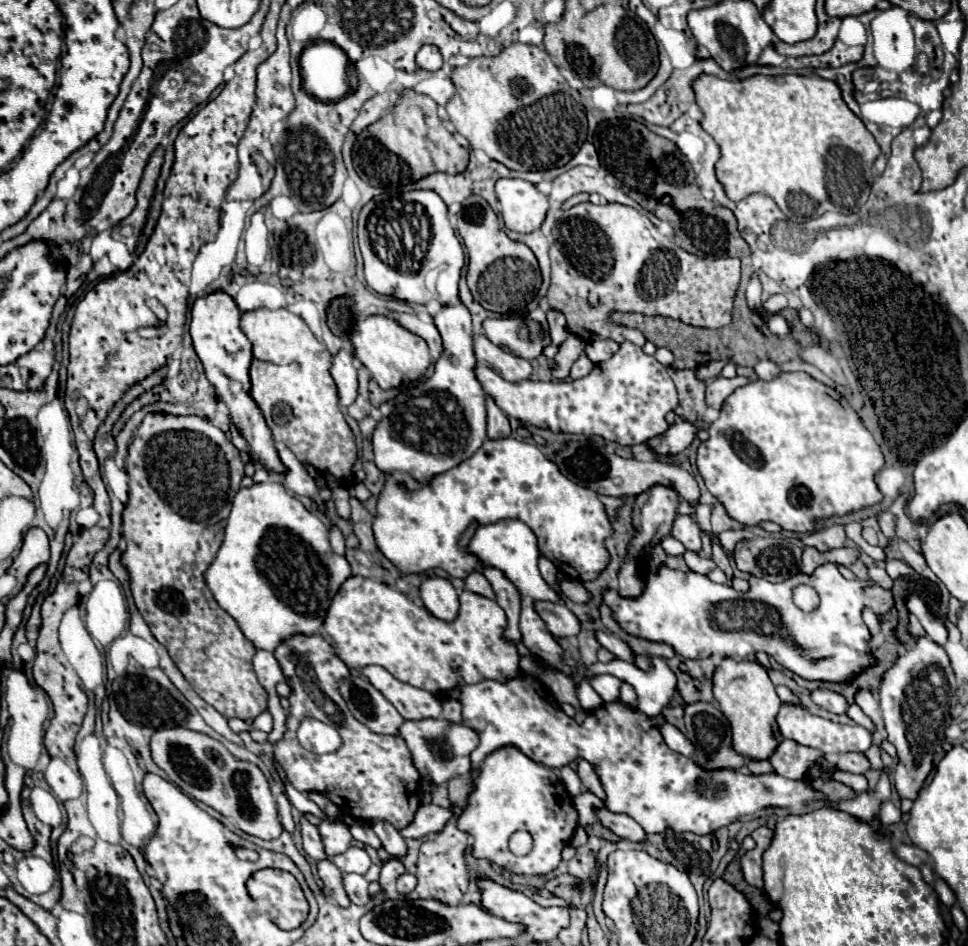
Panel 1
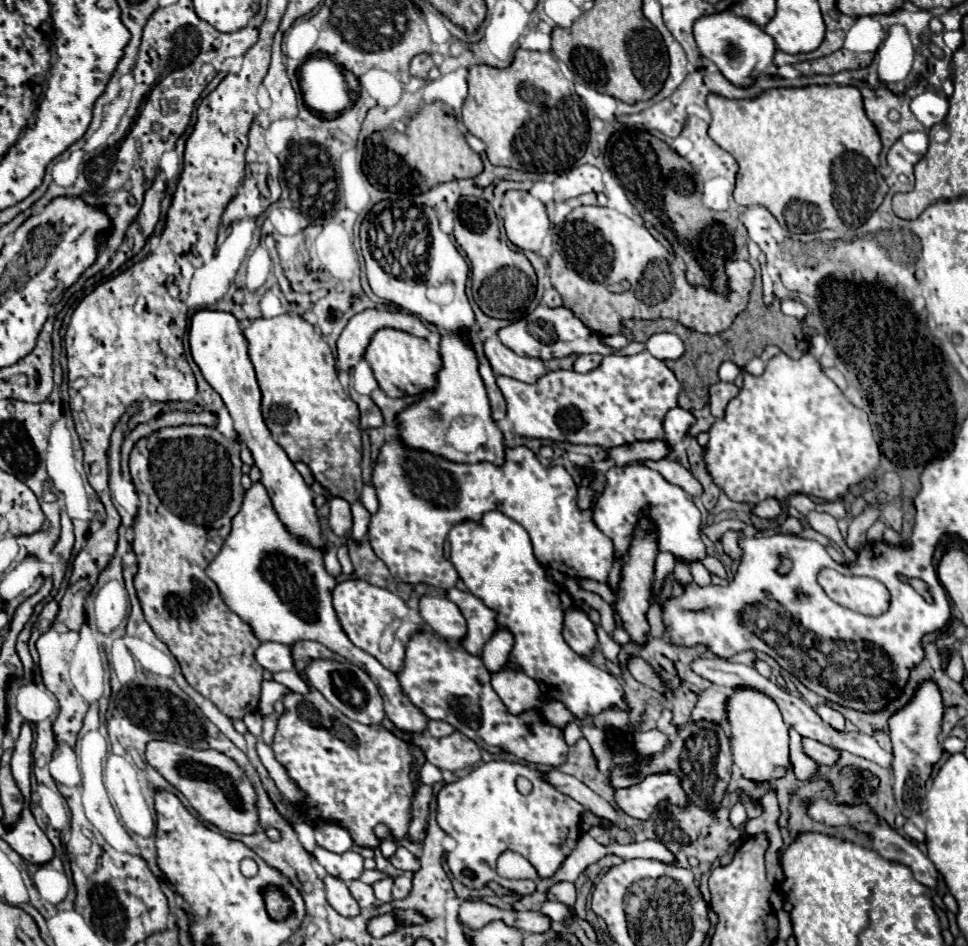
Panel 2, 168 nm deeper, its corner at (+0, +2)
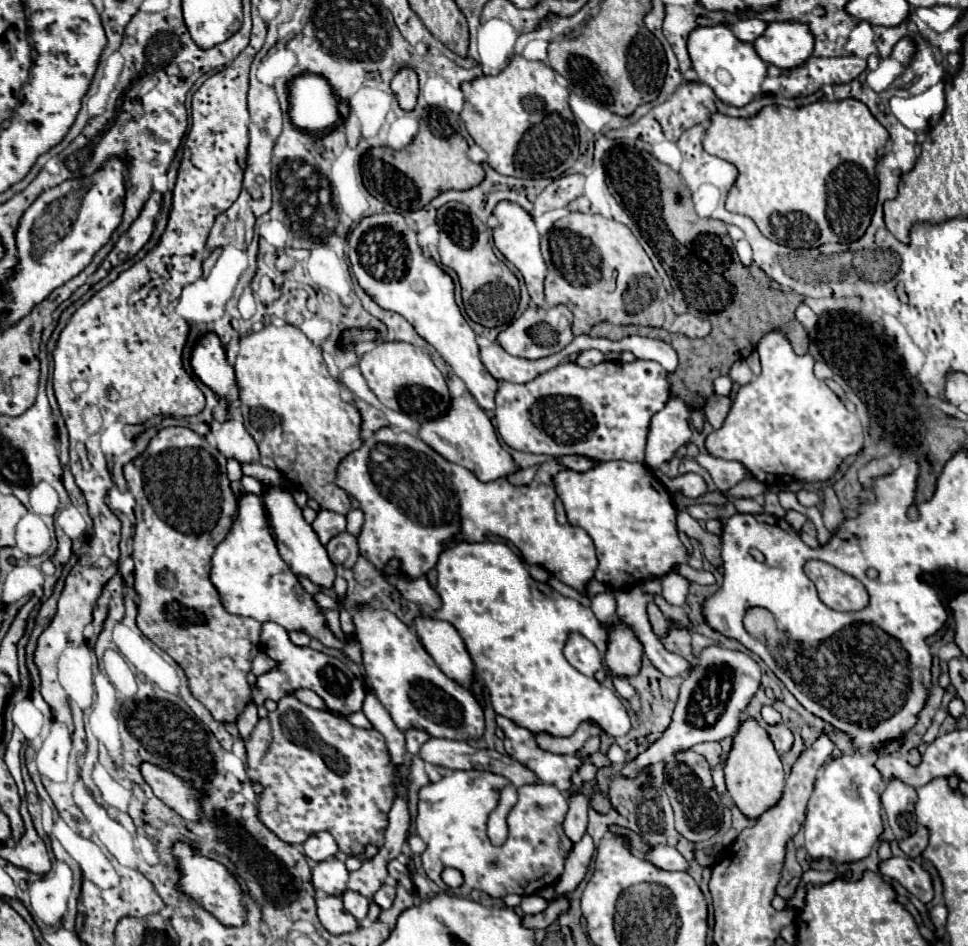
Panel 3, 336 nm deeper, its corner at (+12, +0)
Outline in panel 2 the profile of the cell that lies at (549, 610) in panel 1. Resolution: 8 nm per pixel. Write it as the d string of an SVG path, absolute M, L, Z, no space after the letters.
M578 609L566 611L564 639L582 657L590 657L592 651L598 647L598 637L596 637L594 623Z

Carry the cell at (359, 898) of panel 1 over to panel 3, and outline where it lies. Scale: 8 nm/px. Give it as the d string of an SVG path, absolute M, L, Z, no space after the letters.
M346 891L346 893L342 895L342 901L344 901L344 907L346 907L358 921L362 921L362 919L366 917L370 901L368 901L364 895L360 895L360 893L356 893L356 891Z

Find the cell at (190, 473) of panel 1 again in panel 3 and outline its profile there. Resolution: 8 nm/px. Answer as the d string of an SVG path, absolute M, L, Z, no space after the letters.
M166 427L156 433L142 455L124 465L124 477L128 491L136 499L136 525L132 541L134 589L140 597L136 625L152 643L166 651L184 669L192 695L212 713L212 717L222 723L234 723L252 699L246 677L250 673L252 659L260 653L262 623L250 617L230 615L222 607L218 591L208 579L210 557L216 545L226 537L236 515L238 499L230 491L226 457L192 429Z

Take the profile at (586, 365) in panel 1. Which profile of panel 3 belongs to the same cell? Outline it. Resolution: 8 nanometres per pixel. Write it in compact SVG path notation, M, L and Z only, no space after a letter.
M590 349L590 351L582 351L576 359L576 365L580 367L592 367L596 363L604 361L604 353L602 351L596 351L596 349Z

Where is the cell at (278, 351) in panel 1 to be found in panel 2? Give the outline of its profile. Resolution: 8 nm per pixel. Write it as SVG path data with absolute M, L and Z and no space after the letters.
M282 313L272 319L256 319L250 323L250 327L244 329L244 337L248 341L248 357L254 365L258 385L262 391L262 417L276 443L286 451L292 463L306 463L314 473L314 479L324 489L328 489L332 497L342 497L348 503L360 501L360 493L364 487L360 477L360 411L338 381L338 373L334 369L336 361L324 337L306 319L292 313Z

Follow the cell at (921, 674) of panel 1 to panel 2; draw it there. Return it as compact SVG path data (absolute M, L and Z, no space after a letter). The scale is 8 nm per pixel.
M926 681L918 687L916 697L898 713L890 717L890 739L894 745L894 761L892 761L892 773L894 773L894 797L900 813L906 819L912 819L922 813L924 805L924 789L926 781L932 773L932 765L940 759L942 747L940 747L940 723L942 723L944 707L938 687L932 681Z

